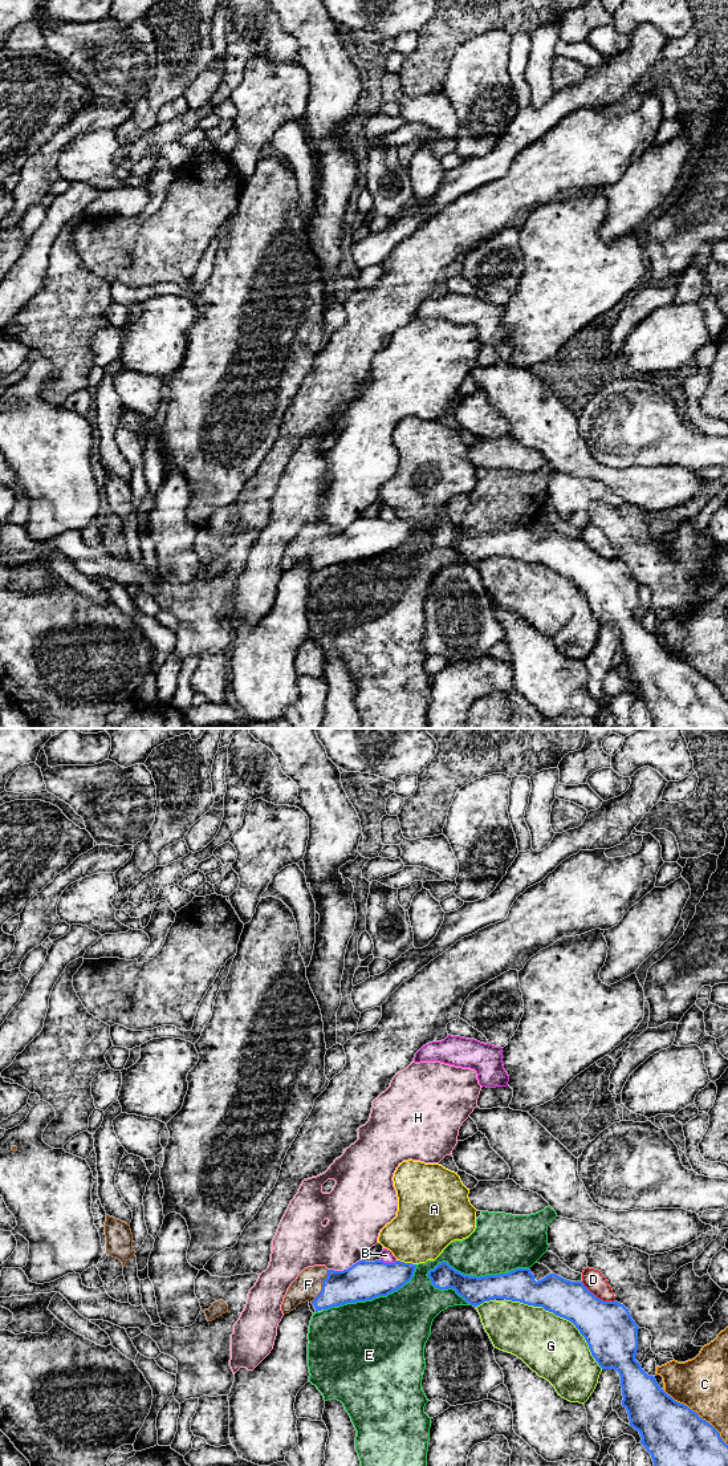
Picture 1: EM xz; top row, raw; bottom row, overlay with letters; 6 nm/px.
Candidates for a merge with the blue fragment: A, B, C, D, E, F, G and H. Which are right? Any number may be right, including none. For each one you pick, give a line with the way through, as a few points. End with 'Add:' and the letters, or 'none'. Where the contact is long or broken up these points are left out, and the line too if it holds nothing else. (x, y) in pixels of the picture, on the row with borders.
F: Path across: xz (361, 1282), (350, 1286), (322, 1286), (308, 1284)
Add: F

